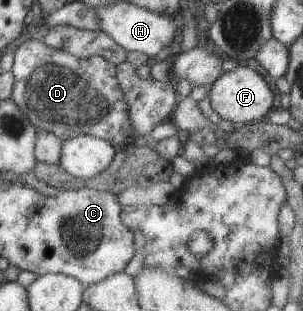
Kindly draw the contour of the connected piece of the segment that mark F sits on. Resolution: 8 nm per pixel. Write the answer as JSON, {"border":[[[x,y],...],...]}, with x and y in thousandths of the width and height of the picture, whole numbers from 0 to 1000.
{"border":[[[809,206],[789,209],[769,228],[736,232],[686,280],[693,344],[733,386],[766,399],[805,399],[875,383],[898,344],[898,299],[884,273],[838,222]]]}

